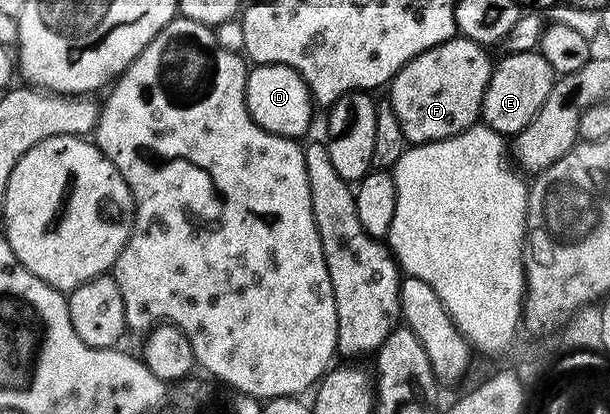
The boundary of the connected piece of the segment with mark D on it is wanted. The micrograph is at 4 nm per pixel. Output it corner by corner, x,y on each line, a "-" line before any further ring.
259,64
247,71
246,109
265,132
274,136
302,138
310,128
313,106
310,87
302,81
302,75
296,70
283,64

